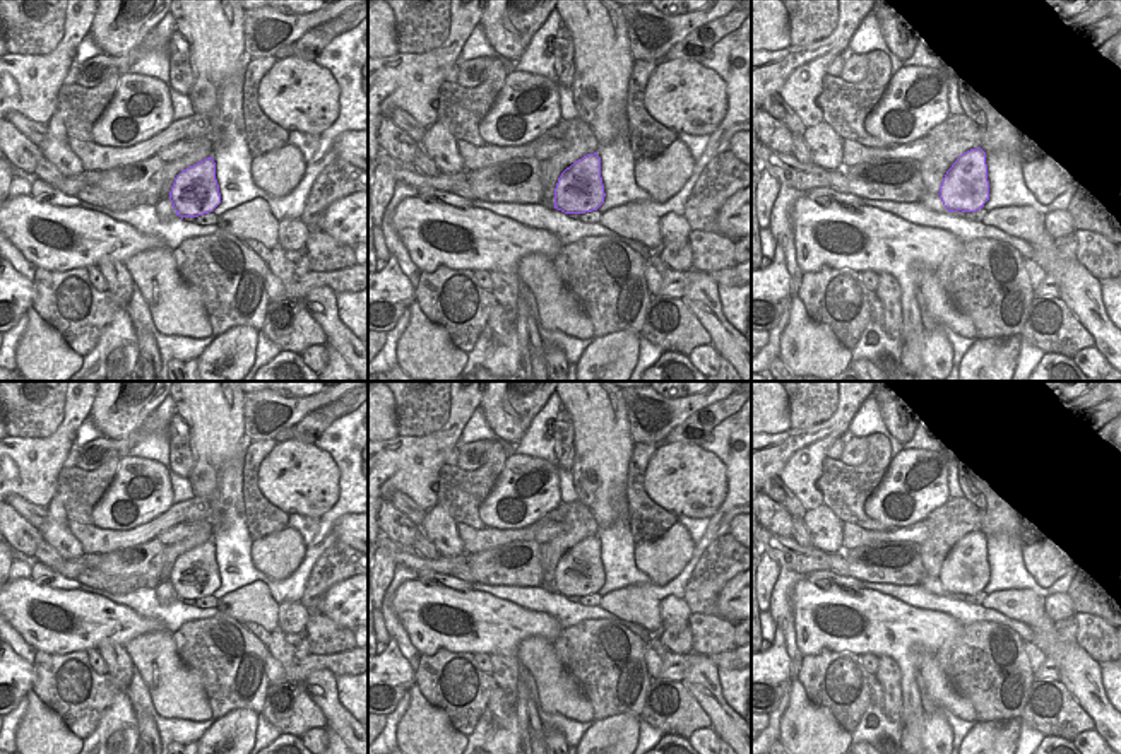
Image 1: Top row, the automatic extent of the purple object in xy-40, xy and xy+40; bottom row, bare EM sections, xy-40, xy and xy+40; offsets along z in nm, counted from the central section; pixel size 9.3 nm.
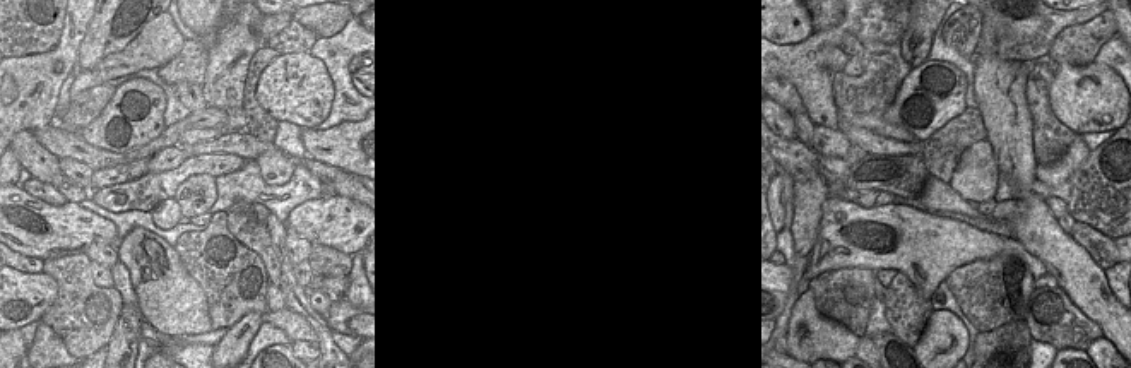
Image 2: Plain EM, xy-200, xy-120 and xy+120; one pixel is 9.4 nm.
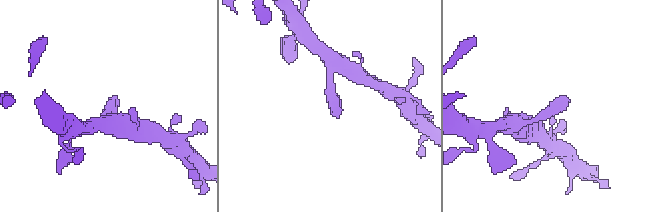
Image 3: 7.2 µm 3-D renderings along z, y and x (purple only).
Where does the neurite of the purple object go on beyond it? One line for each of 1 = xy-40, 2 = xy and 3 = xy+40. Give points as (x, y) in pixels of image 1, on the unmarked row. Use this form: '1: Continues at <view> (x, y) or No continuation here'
1: No continuation here
2: No continuation here
3: No continuation here

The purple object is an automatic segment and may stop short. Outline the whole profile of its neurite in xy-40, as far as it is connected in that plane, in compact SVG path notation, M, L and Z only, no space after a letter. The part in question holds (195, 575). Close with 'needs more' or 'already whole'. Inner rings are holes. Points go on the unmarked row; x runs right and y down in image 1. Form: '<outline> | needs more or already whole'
M212 539L183 552L175 561L169 583L181 602L209 597L221 586Z | already whole

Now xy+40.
M977 530L964 535L946 554L940 581L948 595L976 595L989 583L986 535Z | already whole

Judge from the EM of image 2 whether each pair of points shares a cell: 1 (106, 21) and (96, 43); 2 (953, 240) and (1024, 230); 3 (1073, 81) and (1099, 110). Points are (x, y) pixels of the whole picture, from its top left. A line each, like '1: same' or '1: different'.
1: same
2: different
3: same

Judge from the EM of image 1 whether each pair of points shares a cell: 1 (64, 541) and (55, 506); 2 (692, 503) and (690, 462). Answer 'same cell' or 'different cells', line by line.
1: same cell
2: same cell

